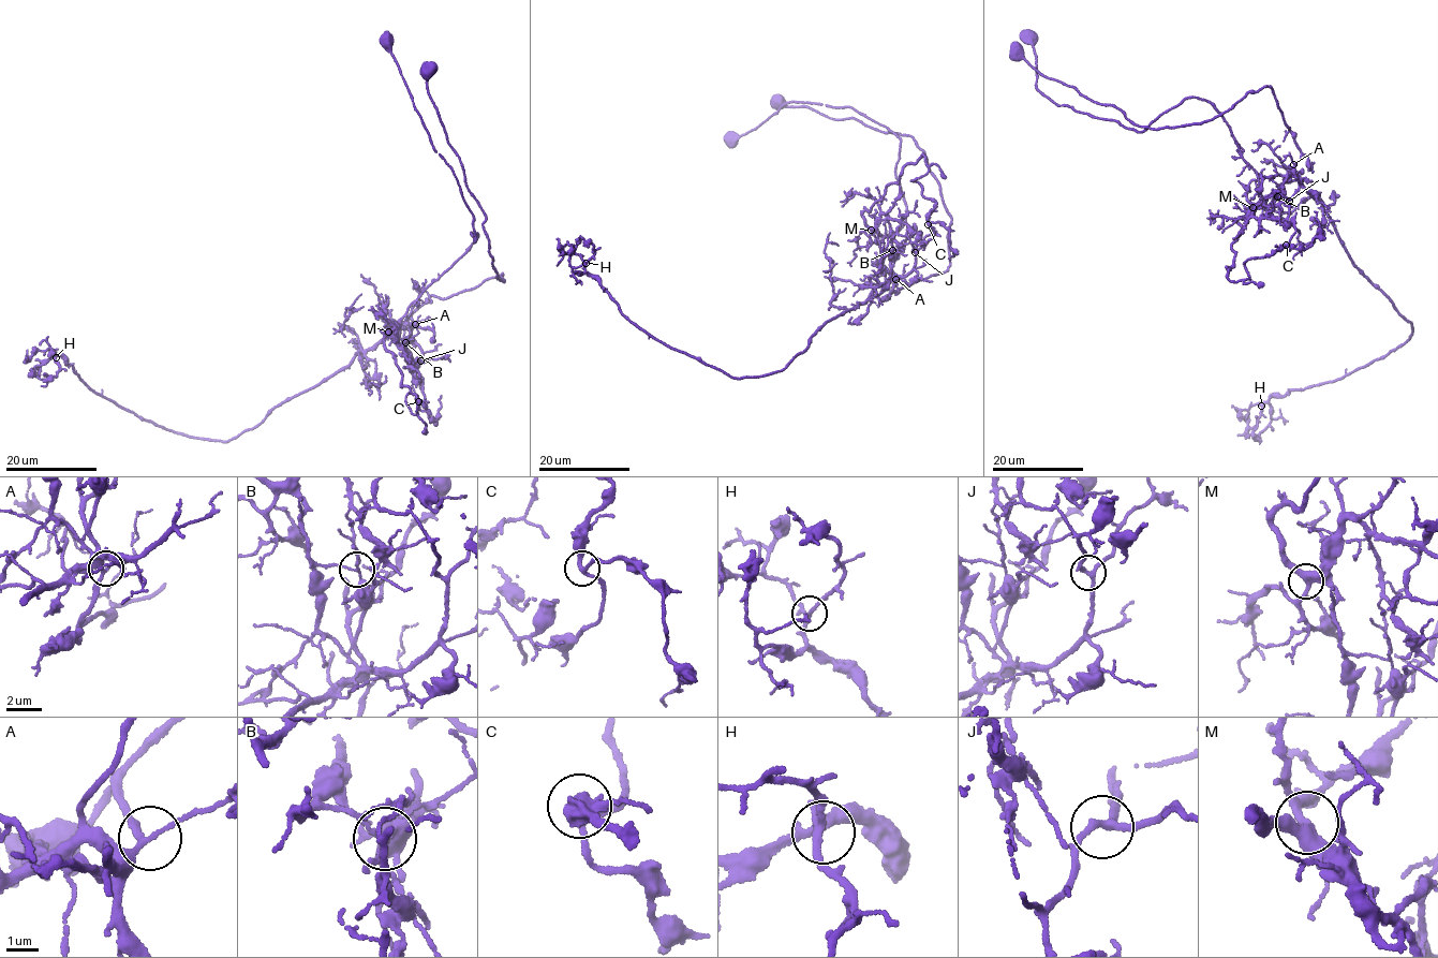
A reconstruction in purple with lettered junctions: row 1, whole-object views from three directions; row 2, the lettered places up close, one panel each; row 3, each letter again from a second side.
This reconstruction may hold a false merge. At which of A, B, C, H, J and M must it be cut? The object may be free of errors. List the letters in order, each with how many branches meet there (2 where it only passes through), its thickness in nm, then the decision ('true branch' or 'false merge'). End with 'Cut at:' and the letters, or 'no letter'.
A: 3 branches meet; 150 nm thick; true branch
B: 3 branches meet; 110 nm thick; false merge
C: 3 branches meet; 220 nm thick; true branch
H: 3 branches meet; 240 nm thick; true branch
J: 3 branches meet; 200 nm thick; true branch
M: 3 branches meet; 360 nm thick; true branch
Cut at: B

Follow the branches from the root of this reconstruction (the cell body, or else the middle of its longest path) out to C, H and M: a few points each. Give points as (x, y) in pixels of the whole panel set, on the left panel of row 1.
C: (427, 70), (504, 281), (430, 297), (412, 314), (424, 356), (413, 373), (418, 401)
H: (427, 70), (503, 281), (502, 274), (430, 297), (412, 326), (224, 442), (146, 421), (56, 357)
M: (427, 70), (504, 281), (430, 297), (413, 327), (393, 338), (388, 332)

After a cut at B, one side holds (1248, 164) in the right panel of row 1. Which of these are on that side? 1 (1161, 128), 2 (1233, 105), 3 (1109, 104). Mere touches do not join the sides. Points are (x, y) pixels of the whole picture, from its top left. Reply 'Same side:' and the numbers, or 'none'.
Same side: none

